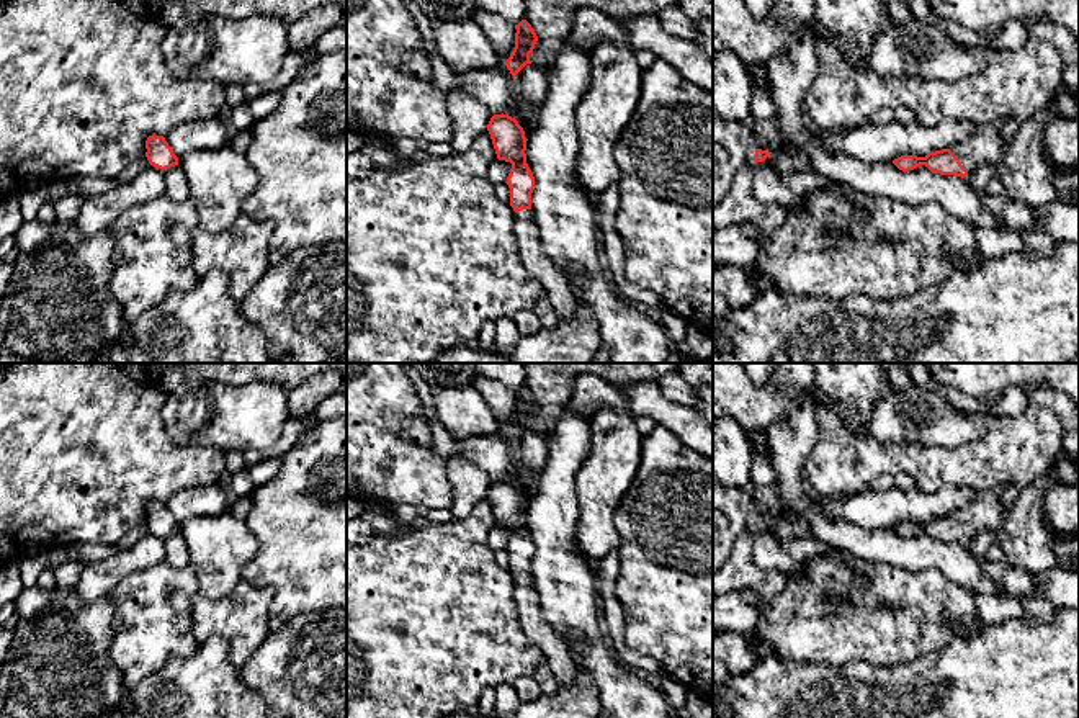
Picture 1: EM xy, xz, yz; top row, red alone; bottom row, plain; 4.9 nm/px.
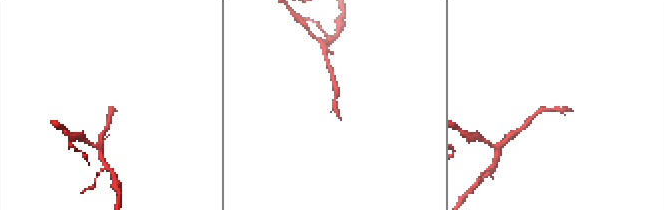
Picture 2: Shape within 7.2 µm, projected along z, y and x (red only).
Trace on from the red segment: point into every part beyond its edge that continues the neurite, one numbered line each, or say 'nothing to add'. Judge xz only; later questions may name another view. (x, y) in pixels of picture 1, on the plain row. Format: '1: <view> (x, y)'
1: xz (533, 623)

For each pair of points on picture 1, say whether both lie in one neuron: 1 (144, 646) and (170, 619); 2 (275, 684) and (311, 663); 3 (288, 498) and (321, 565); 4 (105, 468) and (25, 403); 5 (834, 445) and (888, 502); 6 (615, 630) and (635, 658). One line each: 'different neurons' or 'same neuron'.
1: same neuron
2: same neuron
3: same neuron
4: same neuron
5: different neurons
6: same neuron

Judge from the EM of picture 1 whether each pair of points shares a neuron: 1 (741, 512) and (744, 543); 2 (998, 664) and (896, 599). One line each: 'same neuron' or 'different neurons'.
1: different neurons
2: different neurons

